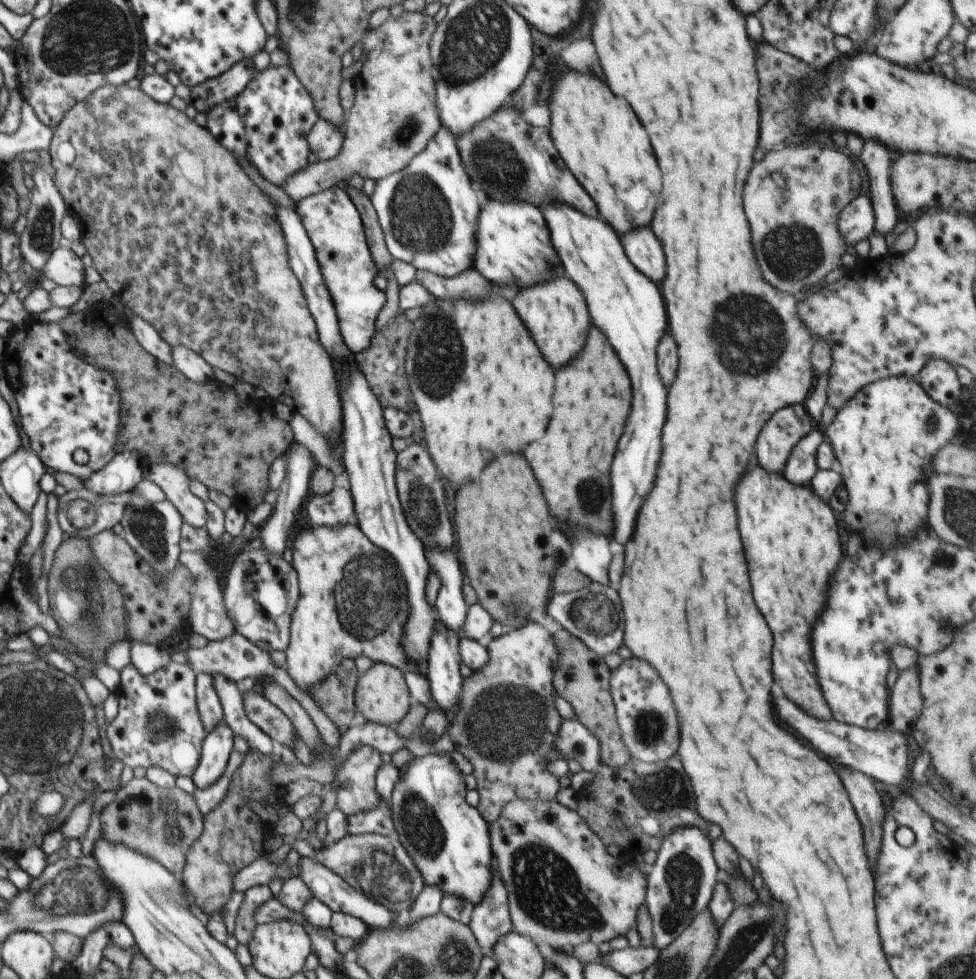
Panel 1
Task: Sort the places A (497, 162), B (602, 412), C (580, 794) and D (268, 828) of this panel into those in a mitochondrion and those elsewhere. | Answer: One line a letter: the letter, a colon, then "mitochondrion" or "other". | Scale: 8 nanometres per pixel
A: mitochondrion
B: other
C: other
D: other

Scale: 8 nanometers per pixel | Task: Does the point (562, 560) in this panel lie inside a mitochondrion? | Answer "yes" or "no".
no

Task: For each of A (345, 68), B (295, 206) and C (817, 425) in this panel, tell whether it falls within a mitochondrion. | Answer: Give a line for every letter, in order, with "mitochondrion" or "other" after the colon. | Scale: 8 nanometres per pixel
A: other
B: other
C: other

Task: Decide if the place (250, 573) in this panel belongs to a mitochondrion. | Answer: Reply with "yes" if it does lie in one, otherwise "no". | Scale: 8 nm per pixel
no

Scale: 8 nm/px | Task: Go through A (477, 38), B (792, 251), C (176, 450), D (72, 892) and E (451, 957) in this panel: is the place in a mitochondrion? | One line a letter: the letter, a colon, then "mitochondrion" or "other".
A: mitochondrion
B: mitochondrion
C: other
D: mitochondrion
E: mitochondrion

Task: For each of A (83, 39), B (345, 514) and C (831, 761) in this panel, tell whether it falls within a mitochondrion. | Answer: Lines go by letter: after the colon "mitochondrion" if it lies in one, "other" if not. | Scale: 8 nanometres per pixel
A: mitochondrion
B: other
C: other

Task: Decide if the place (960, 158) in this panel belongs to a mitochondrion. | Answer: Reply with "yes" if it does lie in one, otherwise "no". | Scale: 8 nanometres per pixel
no

